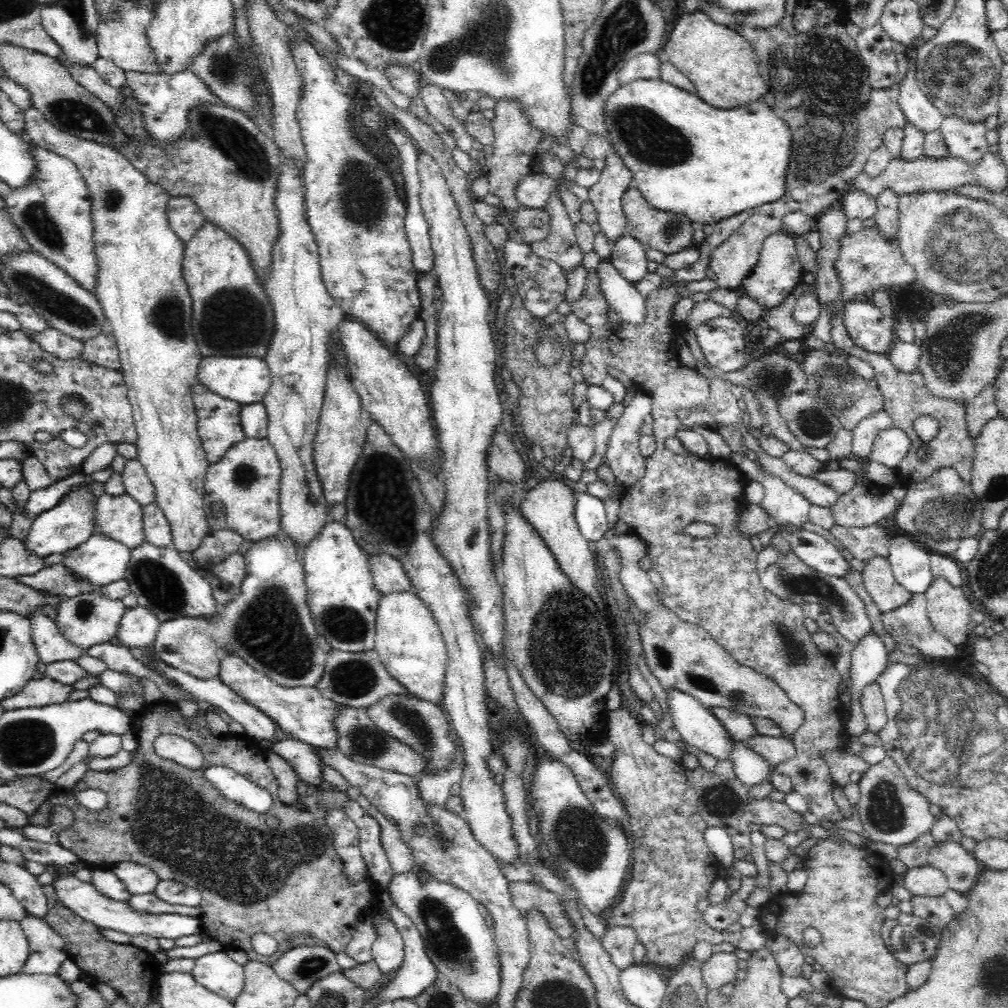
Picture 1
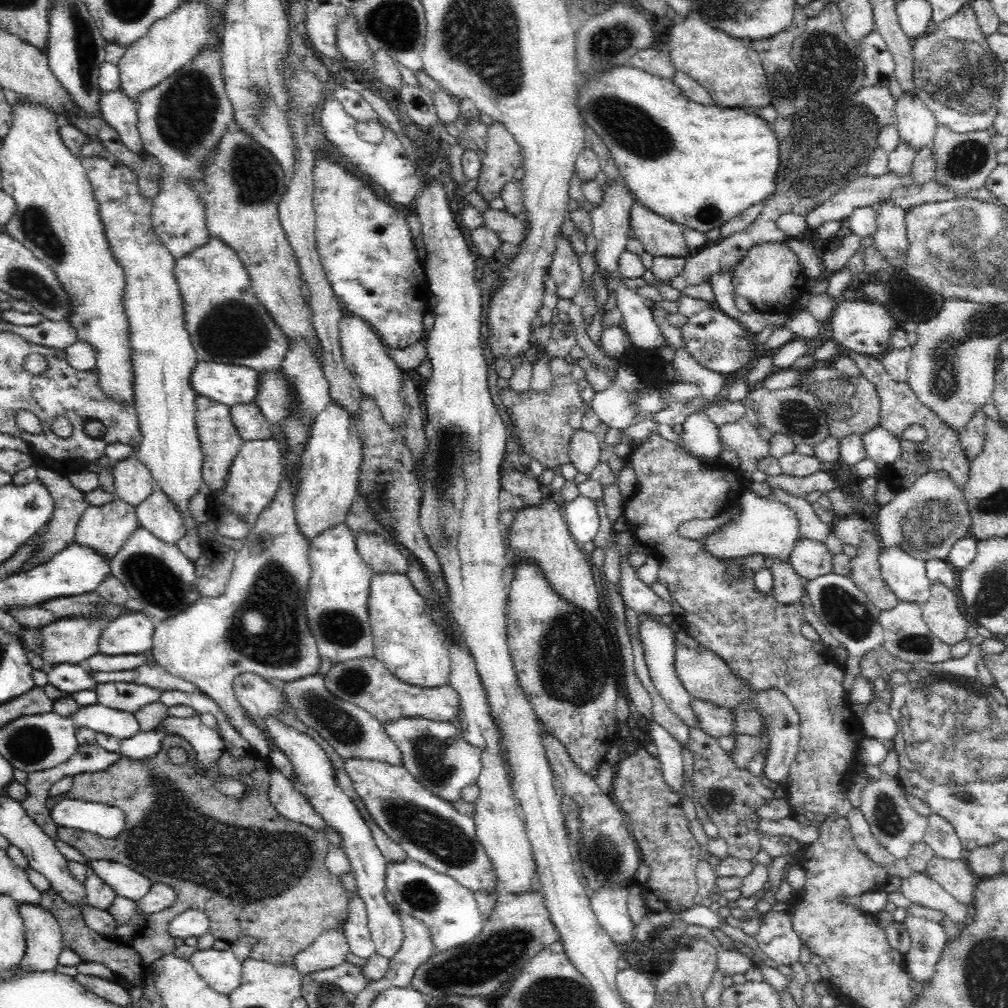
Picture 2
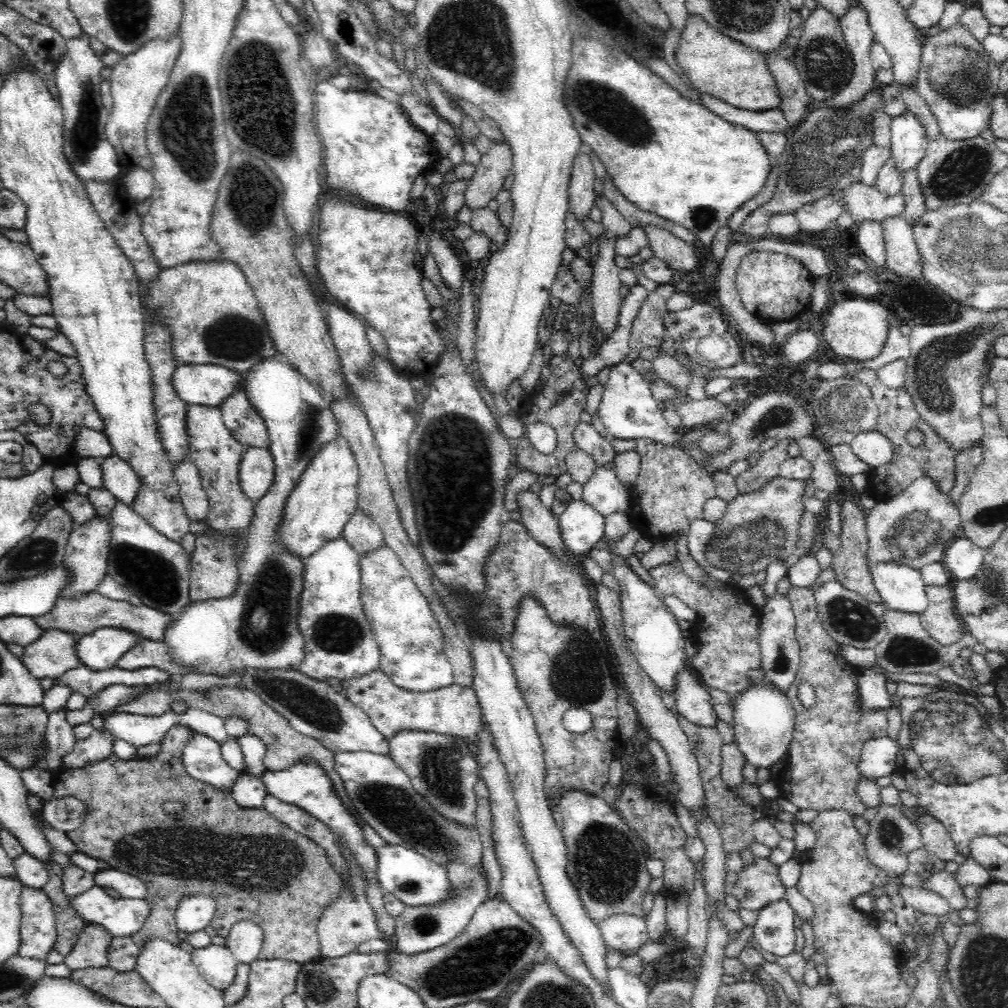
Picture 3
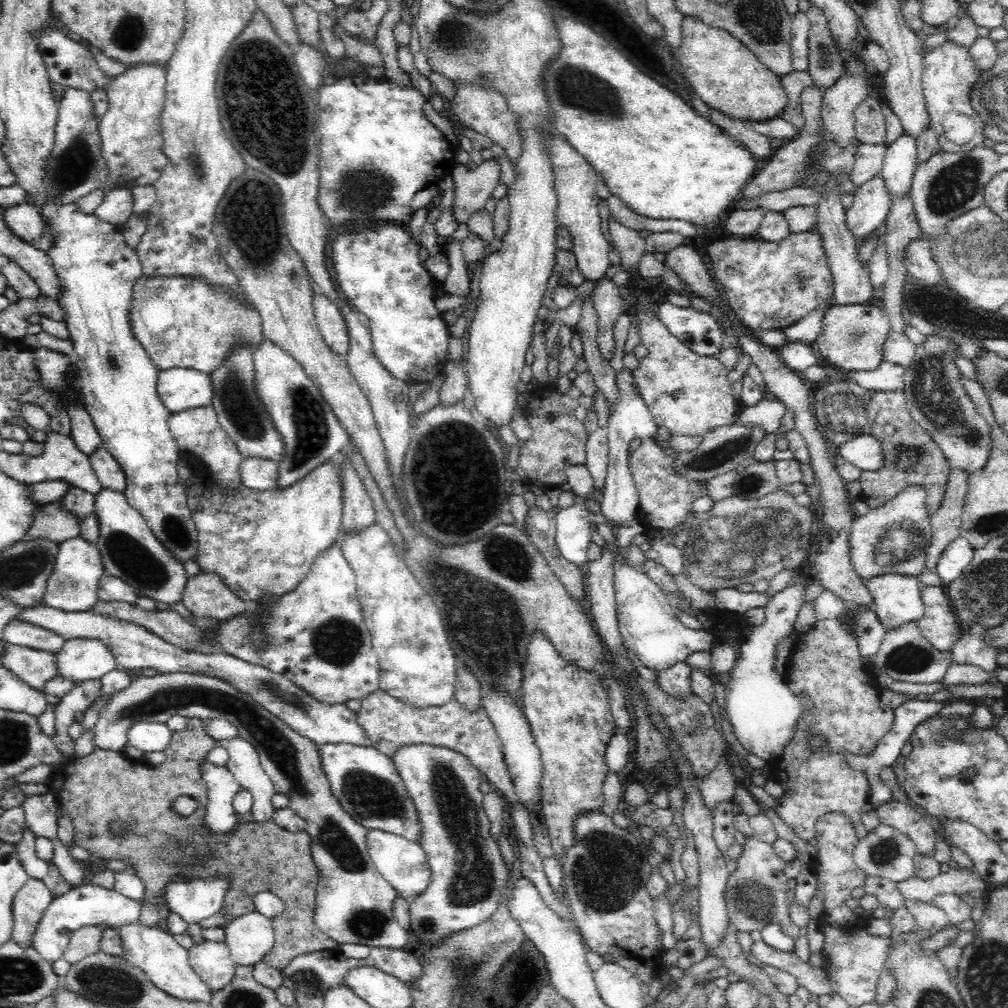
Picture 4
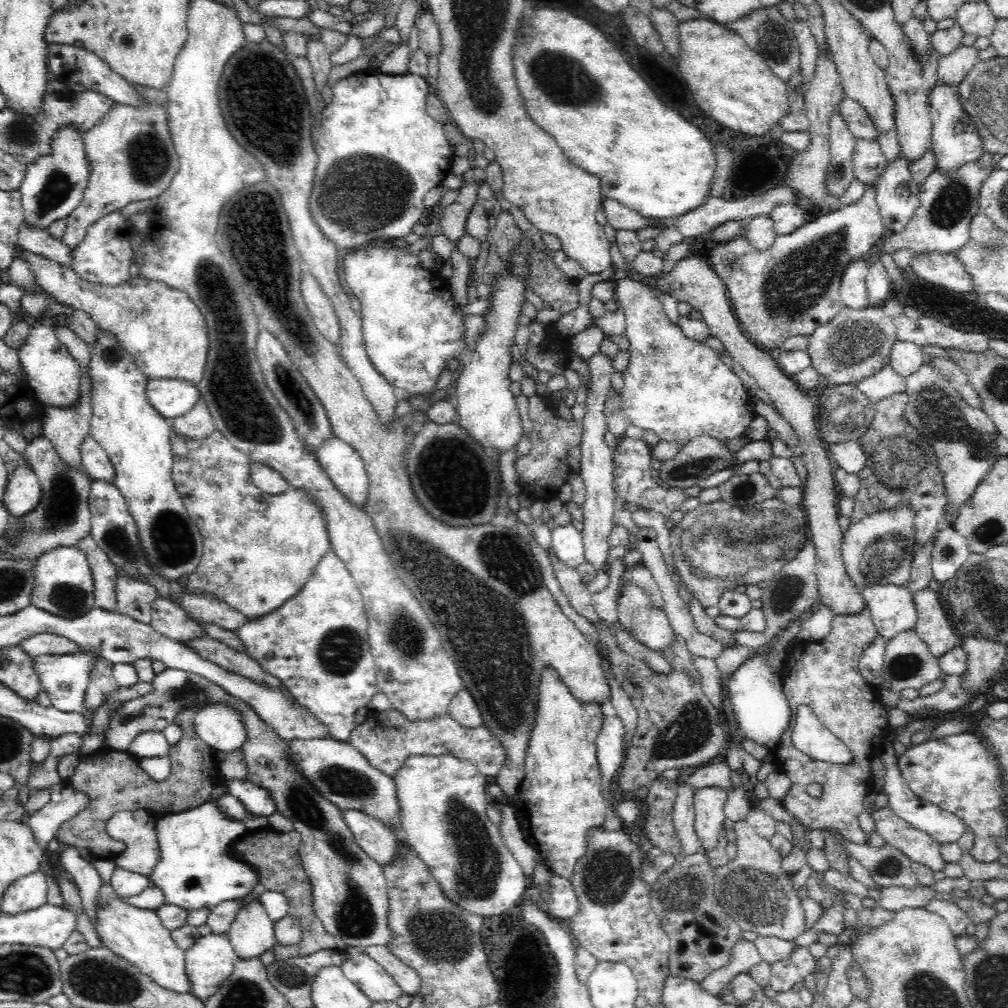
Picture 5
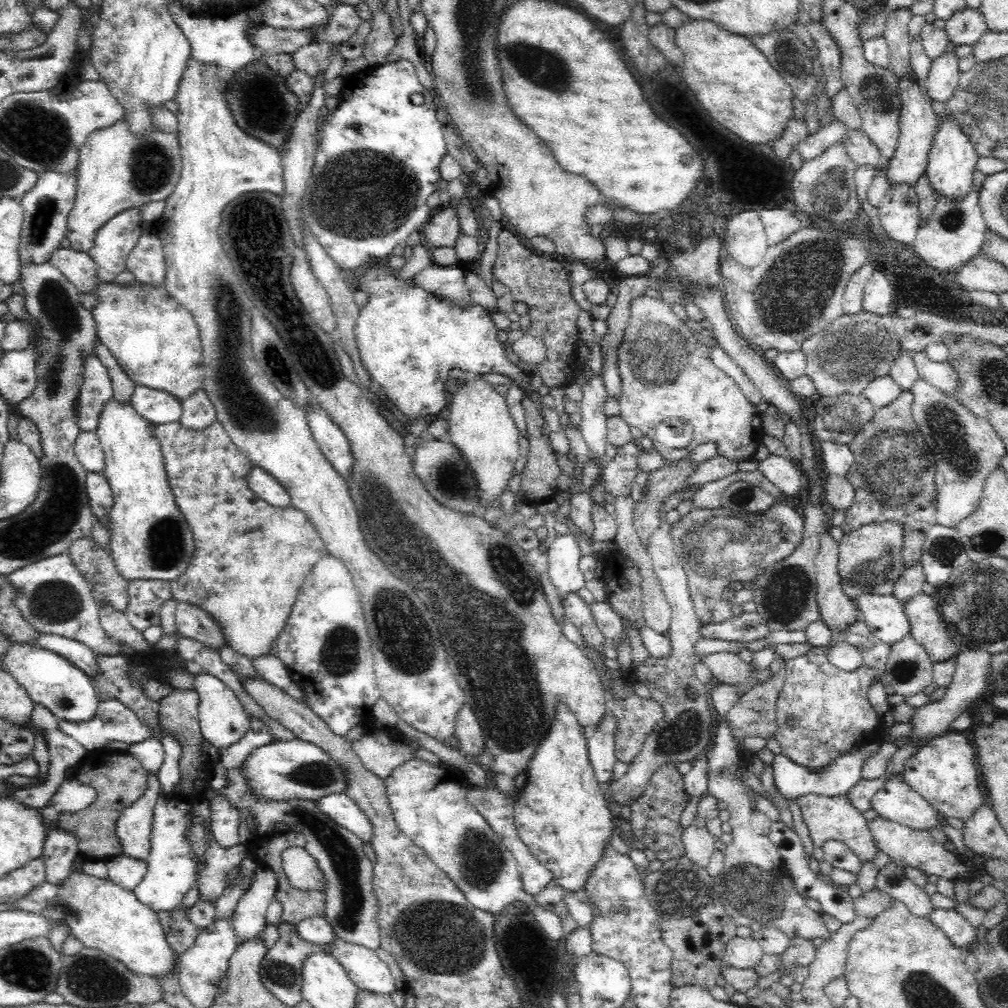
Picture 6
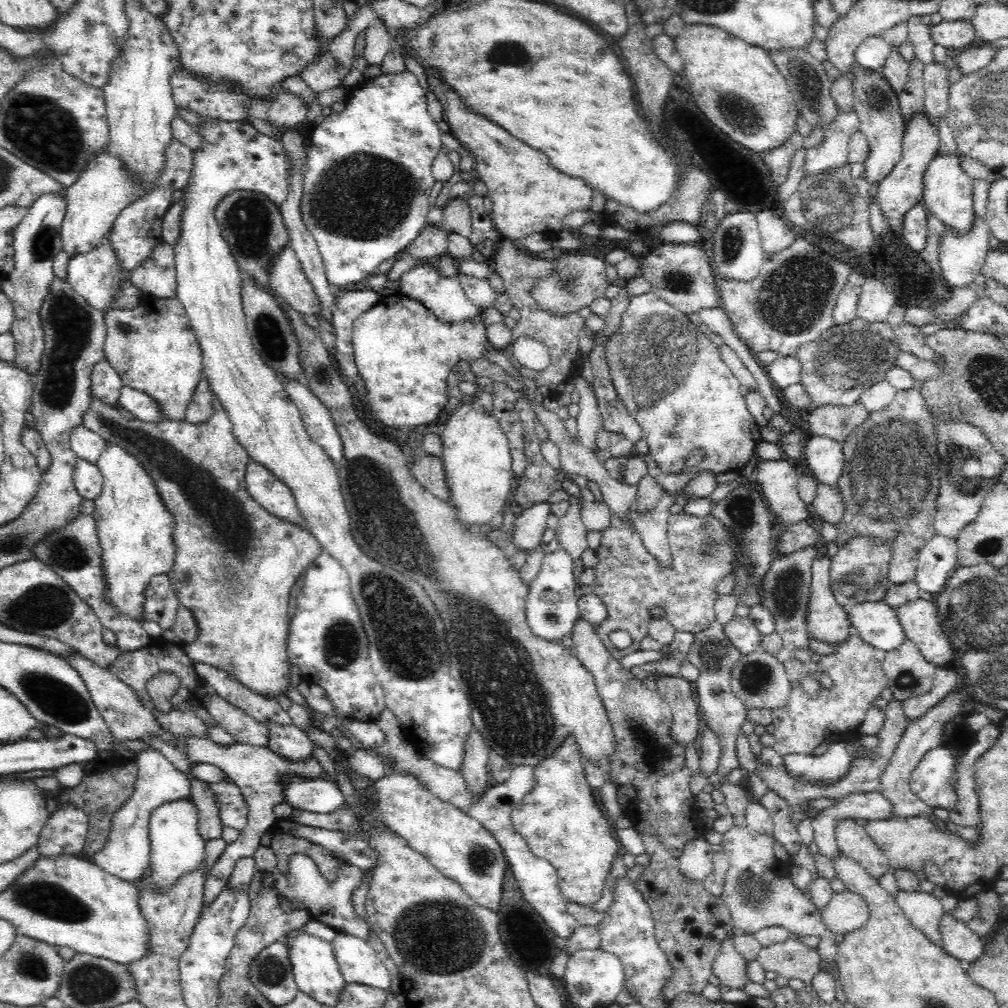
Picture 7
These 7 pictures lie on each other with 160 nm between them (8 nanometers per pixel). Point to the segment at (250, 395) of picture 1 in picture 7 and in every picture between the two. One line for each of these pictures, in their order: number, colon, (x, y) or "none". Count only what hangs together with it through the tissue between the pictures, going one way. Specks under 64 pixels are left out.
2: (228, 384)
3: (196, 384)
4: (180, 389)
5: (172, 398)
6: (157, 406)
7: (144, 408)

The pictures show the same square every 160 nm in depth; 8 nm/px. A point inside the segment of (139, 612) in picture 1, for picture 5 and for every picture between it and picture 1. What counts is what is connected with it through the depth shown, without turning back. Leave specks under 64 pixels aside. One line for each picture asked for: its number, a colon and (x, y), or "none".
2: (131, 632)
3: (100, 650)
4: (80, 659)
5: (64, 677)

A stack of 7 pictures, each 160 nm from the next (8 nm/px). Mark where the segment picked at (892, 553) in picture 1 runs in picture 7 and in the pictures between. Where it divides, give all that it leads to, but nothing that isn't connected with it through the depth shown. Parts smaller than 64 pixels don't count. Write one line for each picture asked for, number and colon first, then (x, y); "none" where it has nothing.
2: (906, 576)
3: (901, 588)
4: (897, 598)
5: (892, 607)
6: (884, 614)
7: (877, 623)

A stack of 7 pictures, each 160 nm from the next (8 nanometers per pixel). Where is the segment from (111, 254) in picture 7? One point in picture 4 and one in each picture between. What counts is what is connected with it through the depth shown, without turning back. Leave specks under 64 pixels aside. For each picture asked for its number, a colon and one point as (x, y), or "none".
4: (24, 220)
5: (38, 241)
6: (78, 268)

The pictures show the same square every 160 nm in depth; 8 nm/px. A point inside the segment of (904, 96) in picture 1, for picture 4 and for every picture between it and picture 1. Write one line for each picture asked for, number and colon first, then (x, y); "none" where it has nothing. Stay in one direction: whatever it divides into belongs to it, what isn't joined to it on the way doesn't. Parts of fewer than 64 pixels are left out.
2: (917, 125)
3: (909, 140)
4: (899, 164)

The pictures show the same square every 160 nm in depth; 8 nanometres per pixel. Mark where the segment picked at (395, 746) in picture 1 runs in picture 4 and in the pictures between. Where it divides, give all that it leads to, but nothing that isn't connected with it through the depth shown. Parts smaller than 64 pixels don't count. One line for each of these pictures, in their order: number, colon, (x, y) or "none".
2: (353, 732)
3: (314, 708)
4: (133, 647)

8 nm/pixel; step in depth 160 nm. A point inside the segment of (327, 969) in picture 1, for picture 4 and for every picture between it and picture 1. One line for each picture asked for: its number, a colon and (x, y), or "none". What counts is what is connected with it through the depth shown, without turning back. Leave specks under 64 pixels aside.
2: (330, 948)
3: (349, 920)
4: (354, 903)

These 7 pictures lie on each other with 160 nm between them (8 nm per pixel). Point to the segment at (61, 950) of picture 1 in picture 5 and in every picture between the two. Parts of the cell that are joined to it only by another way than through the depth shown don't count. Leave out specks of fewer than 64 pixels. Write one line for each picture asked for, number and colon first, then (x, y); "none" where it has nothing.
2: (44, 939)
3: (38, 930)
4: (31, 902)
5: (29, 892)

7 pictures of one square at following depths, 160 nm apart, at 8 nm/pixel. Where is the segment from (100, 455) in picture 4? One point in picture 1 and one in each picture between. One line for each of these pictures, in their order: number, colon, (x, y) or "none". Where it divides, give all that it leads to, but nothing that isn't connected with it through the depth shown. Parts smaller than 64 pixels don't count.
1: (137, 483)
2: (133, 482)
3: (119, 478)

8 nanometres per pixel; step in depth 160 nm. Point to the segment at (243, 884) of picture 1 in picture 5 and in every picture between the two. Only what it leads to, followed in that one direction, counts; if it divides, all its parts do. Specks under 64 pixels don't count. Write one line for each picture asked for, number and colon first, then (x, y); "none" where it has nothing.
2: (253, 873)
3: (148, 817)
4: (159, 809)
5: (113, 781)

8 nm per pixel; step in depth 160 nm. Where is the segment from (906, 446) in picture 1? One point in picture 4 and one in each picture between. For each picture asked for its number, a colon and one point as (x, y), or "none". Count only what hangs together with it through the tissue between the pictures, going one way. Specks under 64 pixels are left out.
2: (883, 448)
3: (872, 447)
4: (864, 451)

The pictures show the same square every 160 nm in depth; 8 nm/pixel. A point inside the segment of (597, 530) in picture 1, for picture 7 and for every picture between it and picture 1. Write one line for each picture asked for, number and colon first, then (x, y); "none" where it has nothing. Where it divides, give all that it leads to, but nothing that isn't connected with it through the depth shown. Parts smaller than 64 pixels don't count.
2: (581, 514)
3: (581, 525)
4: (575, 523)
5: (567, 542)
6: (564, 554)
7: (551, 607)

